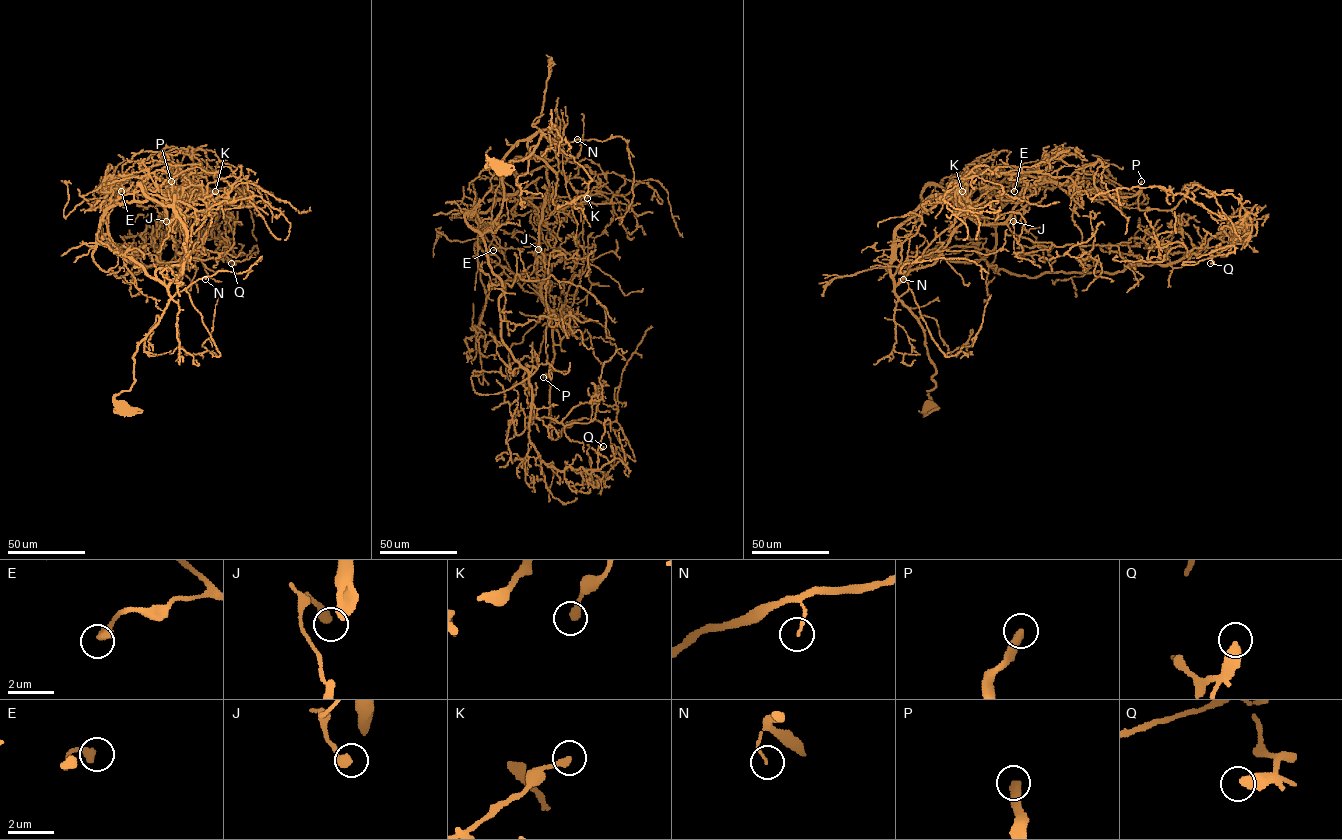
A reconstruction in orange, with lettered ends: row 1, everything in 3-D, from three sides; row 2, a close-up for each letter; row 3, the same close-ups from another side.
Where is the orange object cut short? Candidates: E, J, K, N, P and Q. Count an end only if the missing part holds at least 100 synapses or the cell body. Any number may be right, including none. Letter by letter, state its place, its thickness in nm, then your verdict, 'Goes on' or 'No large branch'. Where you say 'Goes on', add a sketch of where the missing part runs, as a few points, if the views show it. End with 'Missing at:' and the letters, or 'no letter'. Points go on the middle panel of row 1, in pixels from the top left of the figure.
E: Place: (493, 250). Thickness 400 nm. No large branch
J: Place: (538, 249). Thickness 400 nm. No large branch
K: Place: (587, 198). Thickness 280 nm. No large branch
N: Place: (577, 139). Thickness 80 nm. No large branch
P: Place: (543, 377). Thickness 340 nm. Goes on. Course of what is missing: (543, 377), (527, 370), (505, 409), (517, 444), (530, 461), (532, 484), (534, 488), (546, 483), (551, 504)
Q: Place: (603, 446). Thickness 480 nm. No large branch
Missing at: P

